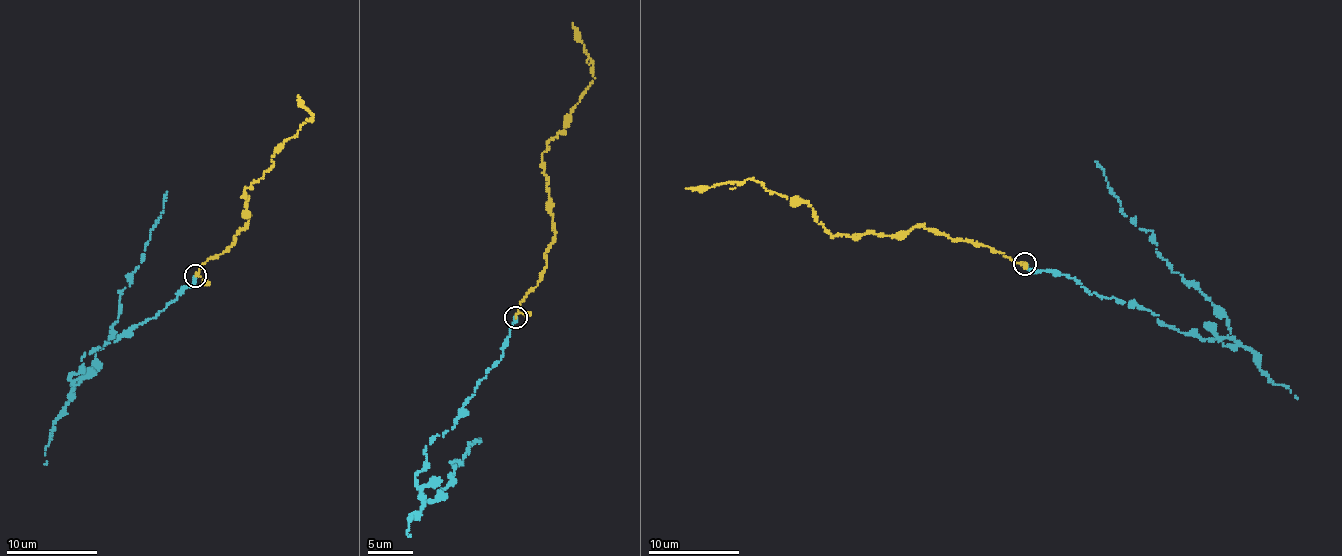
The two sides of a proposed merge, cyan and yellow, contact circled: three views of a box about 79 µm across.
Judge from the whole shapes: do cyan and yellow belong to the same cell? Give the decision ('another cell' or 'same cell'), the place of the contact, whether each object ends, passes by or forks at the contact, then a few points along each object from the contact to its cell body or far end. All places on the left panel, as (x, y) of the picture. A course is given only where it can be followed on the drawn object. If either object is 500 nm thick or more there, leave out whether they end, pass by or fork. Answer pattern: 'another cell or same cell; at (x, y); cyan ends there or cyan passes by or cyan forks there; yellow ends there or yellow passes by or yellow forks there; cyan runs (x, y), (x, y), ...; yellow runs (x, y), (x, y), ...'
same cell; at (195, 275); cyan ends there; yellow passes by; cyan runs (195, 276), (156, 318), (84, 354), (69, 375), (75, 386), (111, 334), (167, 191); yellow runs (195, 276), (248, 222), (245, 188), (313, 120), (298, 95)

